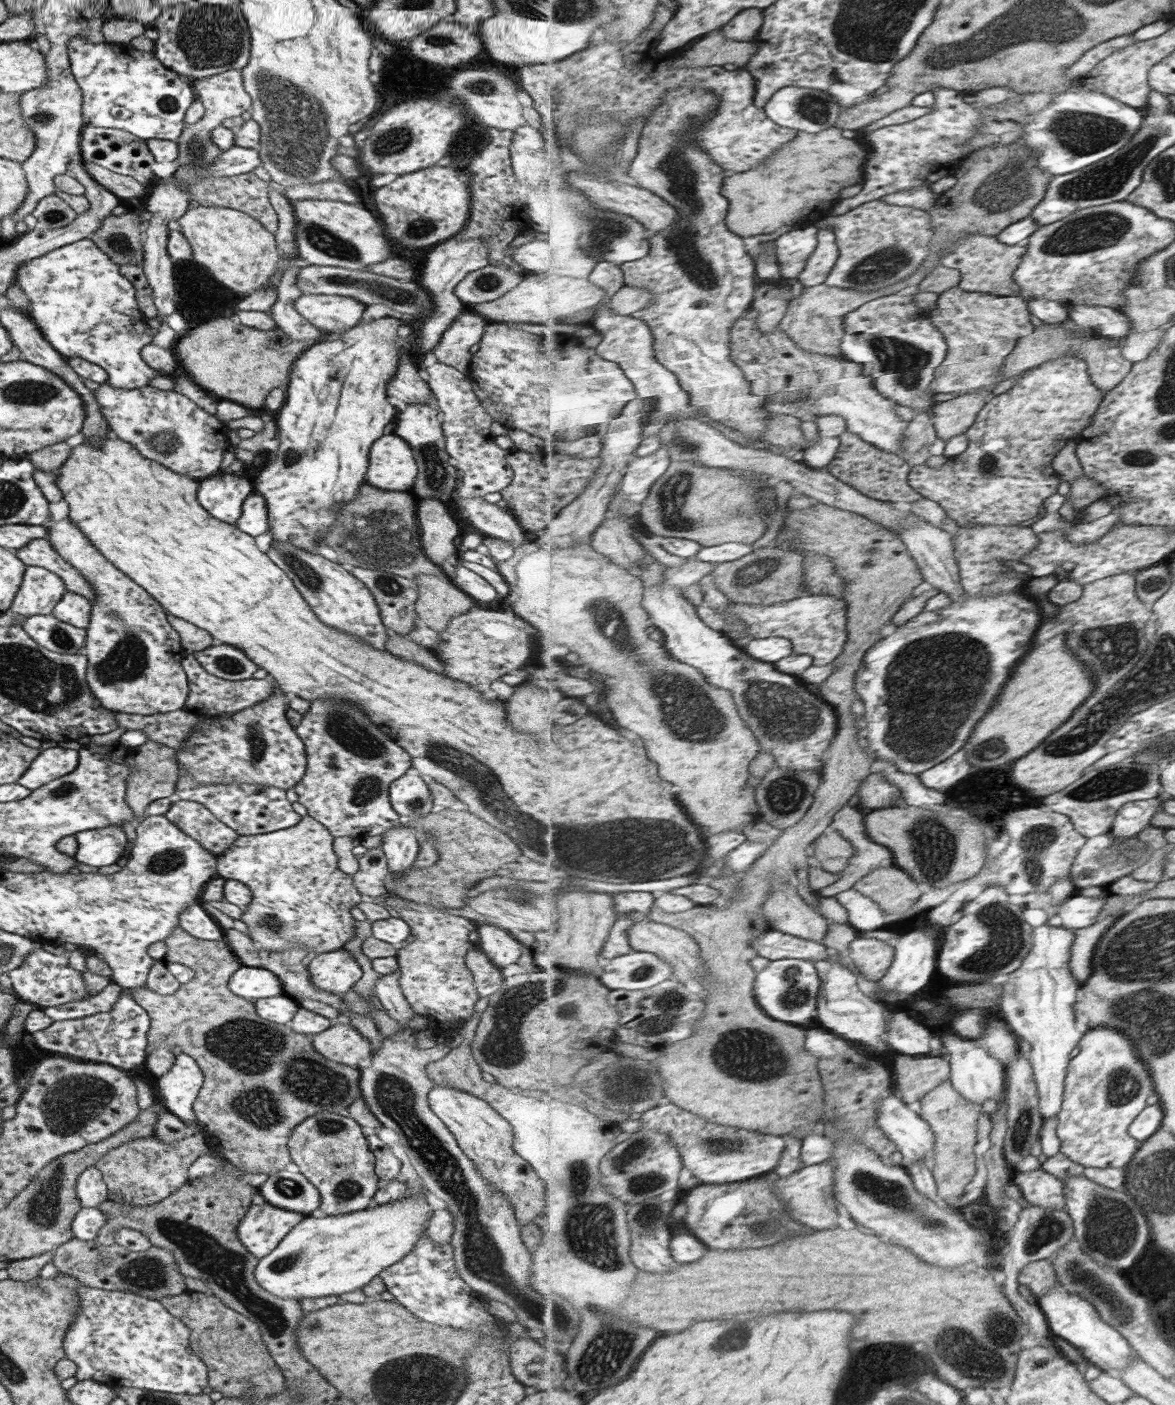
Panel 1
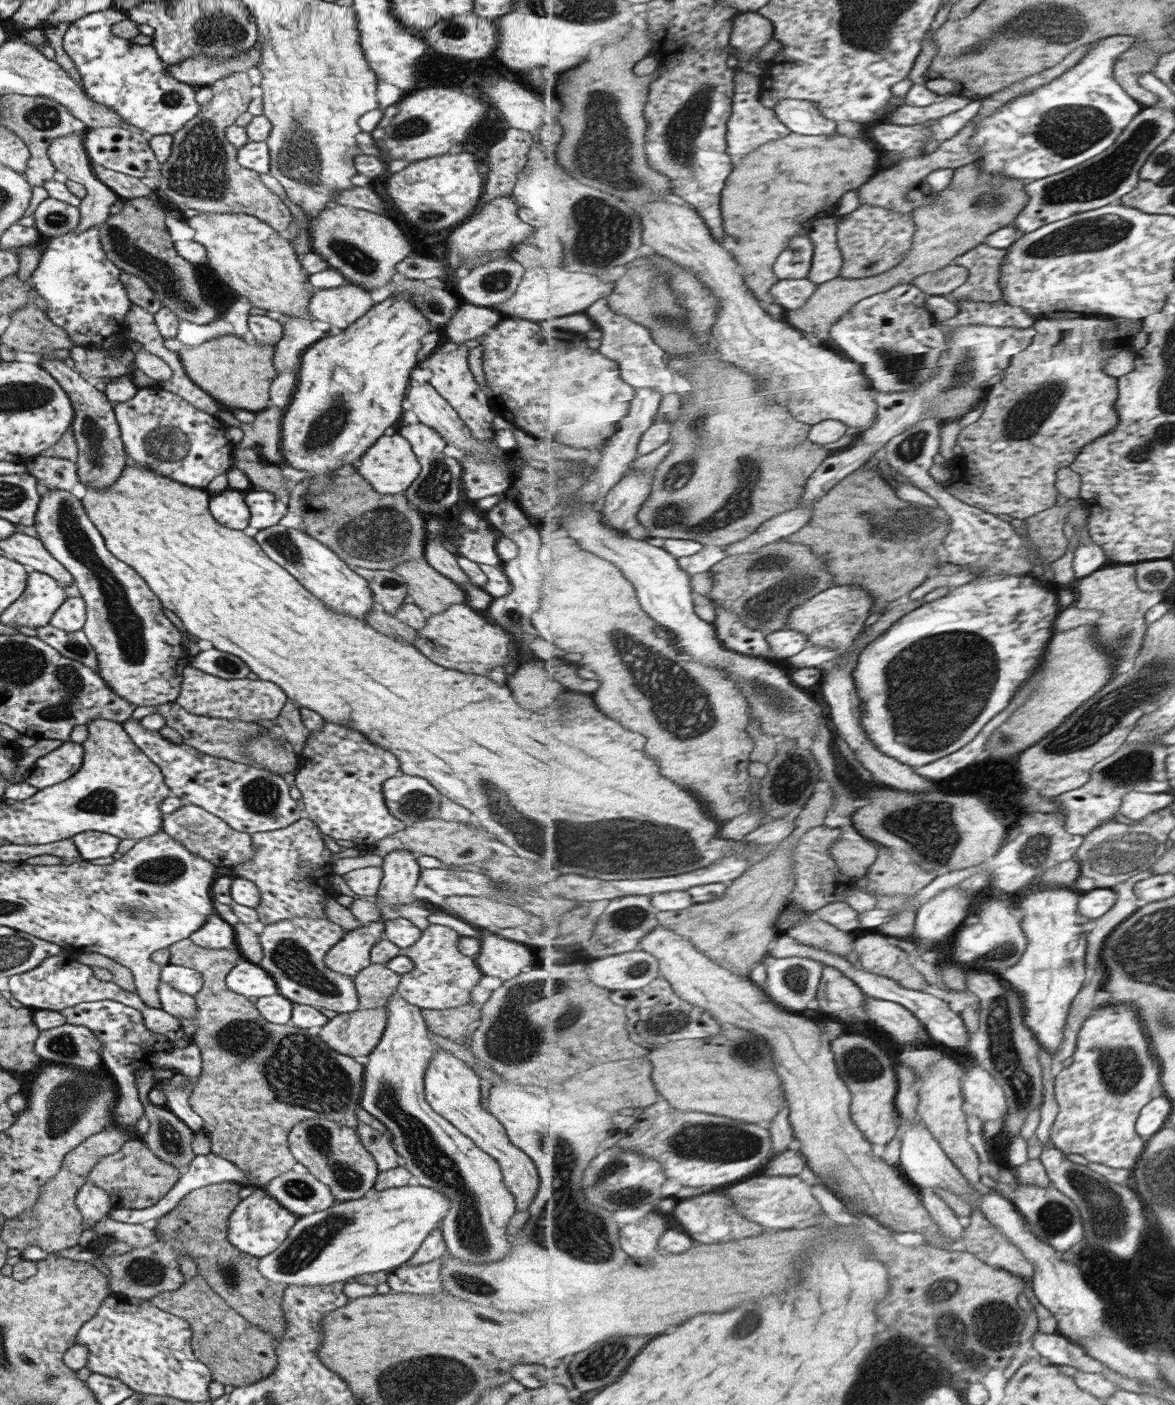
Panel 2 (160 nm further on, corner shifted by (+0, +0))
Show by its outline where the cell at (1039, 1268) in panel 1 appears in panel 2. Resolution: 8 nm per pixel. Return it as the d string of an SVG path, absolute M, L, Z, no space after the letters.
M978 1208L972 1212L964 1234L964 1247L974 1257L1025 1280L1034 1277L1036 1266Z

